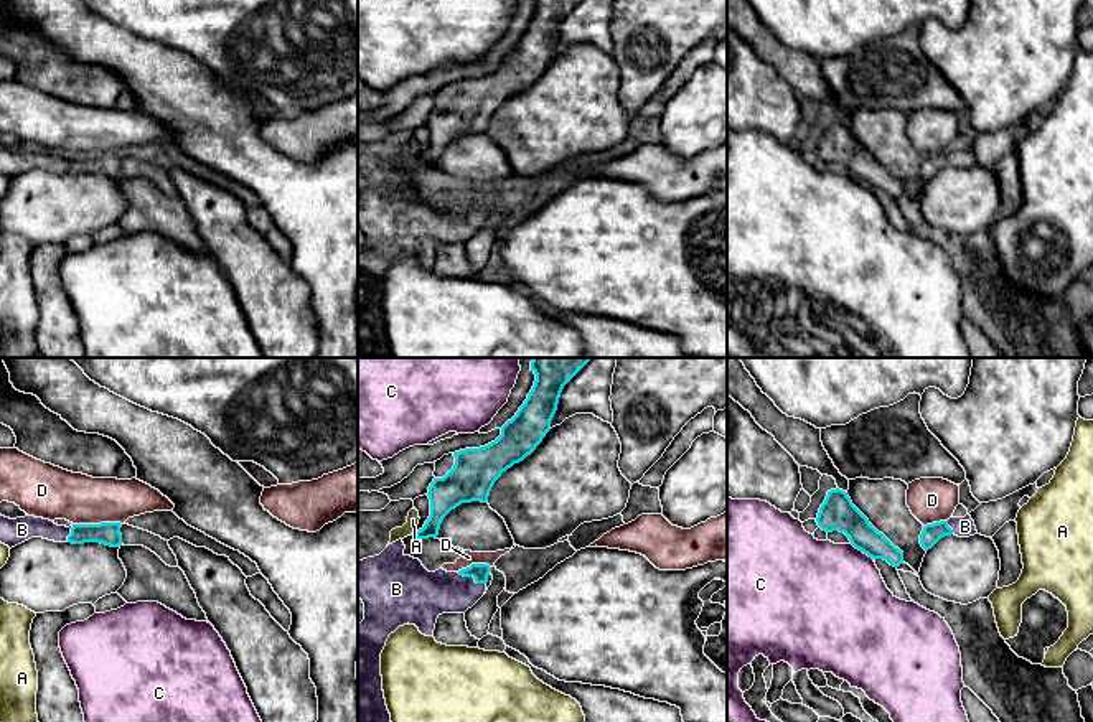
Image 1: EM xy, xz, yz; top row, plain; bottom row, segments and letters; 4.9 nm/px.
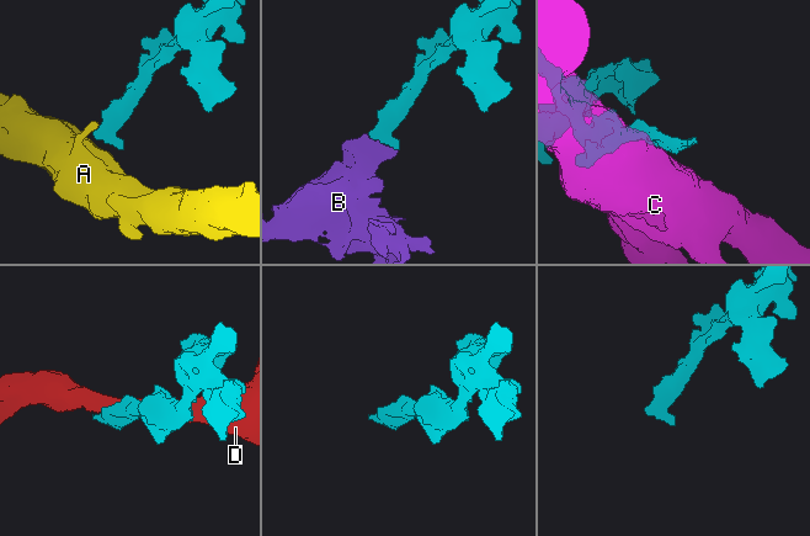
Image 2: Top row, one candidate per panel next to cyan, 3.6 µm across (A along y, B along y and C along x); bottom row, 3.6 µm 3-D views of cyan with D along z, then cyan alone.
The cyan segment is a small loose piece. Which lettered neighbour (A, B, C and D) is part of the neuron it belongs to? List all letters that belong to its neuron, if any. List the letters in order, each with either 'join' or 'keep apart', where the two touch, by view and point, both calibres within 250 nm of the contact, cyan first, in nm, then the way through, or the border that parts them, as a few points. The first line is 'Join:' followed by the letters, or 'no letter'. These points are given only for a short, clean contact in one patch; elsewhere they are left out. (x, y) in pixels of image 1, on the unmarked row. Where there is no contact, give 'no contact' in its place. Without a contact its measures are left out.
Join: B
A: keep apart; contact xz (411, 165); calibres 150 and 60 nm; border xz (414, 164), (409, 165)
B: join; contact xz (472, 206); calibres 90 and 240 nm; way xz (480, 203), (472, 206), (455, 223), (426, 226)
C: keep apart; contact yz (863, 182); calibres 170 and 480 nm; border yz (851, 173), (872, 190)
D: keep apart; contact xy (96, 155); calibres 110 and 240 nm; border xy (121, 154), (73, 155)

